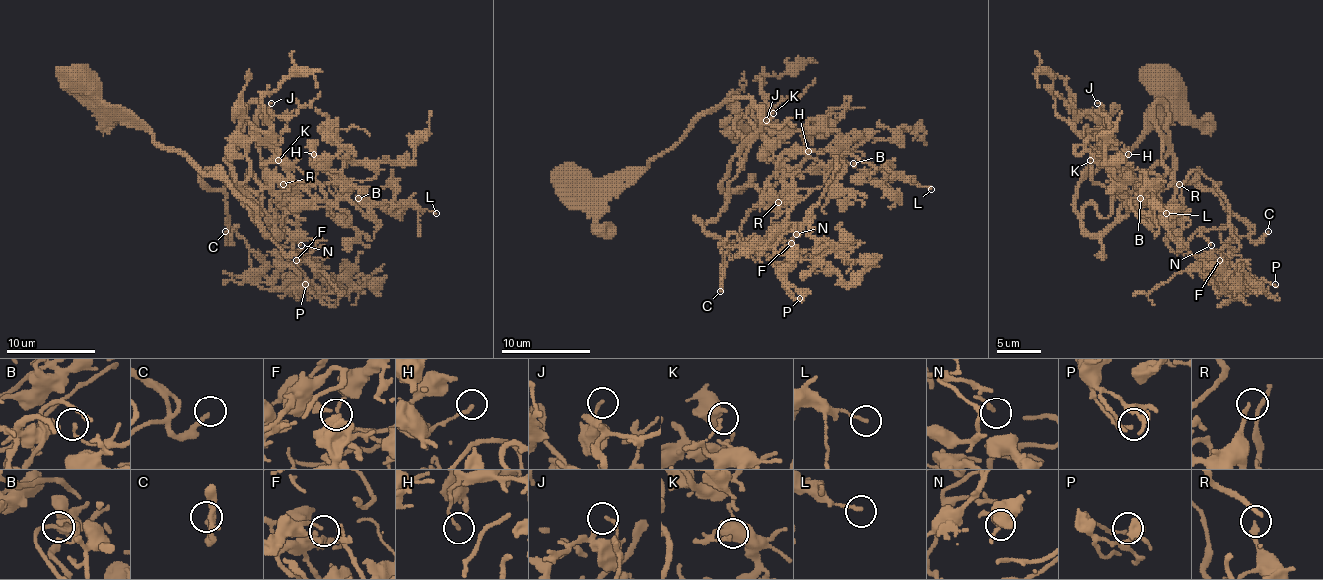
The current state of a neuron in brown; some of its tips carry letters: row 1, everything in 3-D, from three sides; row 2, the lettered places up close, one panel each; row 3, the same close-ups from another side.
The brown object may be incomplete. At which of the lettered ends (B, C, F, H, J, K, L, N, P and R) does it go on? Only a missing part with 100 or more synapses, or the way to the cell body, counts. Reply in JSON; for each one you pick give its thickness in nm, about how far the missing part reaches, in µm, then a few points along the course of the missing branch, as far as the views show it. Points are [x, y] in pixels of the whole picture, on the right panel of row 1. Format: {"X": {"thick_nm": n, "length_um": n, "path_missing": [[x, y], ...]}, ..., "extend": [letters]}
{"C": {"thick_nm": 180, "length_um": 40}, "extend": ["C"]}

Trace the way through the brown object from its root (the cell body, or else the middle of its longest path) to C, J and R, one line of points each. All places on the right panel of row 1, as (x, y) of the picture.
C: (1166, 78), (1154, 124), (1081, 181), (1079, 222), (1106, 234), (1199, 172), (1252, 240), (1268, 231)
J: (1166, 78), (1154, 124), (1078, 189), (1078, 211), (1106, 218), (1101, 140), (1075, 129), (1097, 103)
R: (1166, 78), (1154, 124), (1081, 181), (1075, 209), (1106, 218), (1126, 193), (1113, 189), (1166, 207), (1179, 184)

